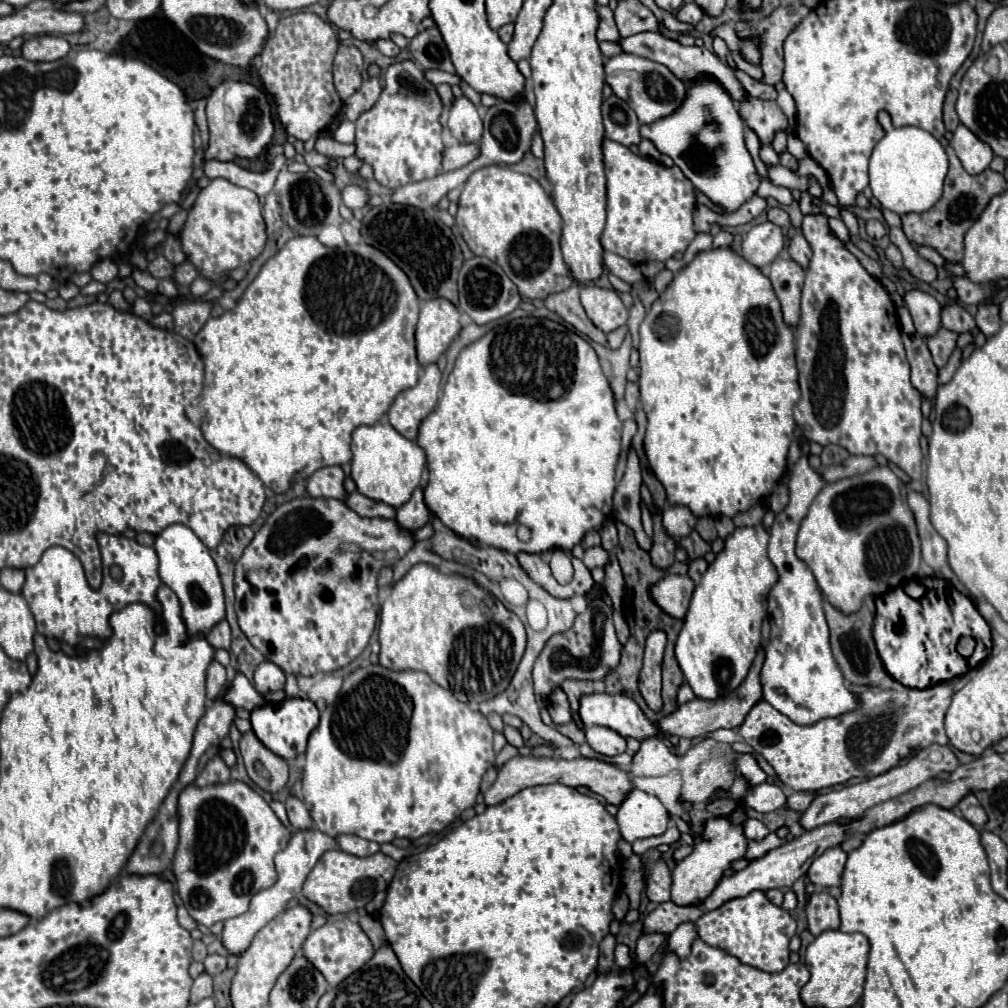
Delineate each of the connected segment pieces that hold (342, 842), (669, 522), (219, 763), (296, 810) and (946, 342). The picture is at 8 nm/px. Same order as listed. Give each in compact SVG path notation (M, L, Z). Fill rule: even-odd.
M340 834L340 836L336 836L336 842L348 854L354 854L354 856L368 856L370 854L370 842L360 836Z
M666 506L662 514L664 528L674 538L684 538L696 526L696 516L686 506Z
M220 756L212 758L206 768L200 772L196 778L196 786L208 786L208 784L218 784L218 782L228 782L230 780L230 768L224 764Z
M288 796L284 806L286 806L286 812L288 812L290 826L294 830L310 830L314 826L314 822L310 818L310 812L308 812L308 808L302 800L298 800L296 796Z
M940 328L940 330L936 332L936 336L926 338L928 348L930 348L930 352L932 352L932 358L934 358L934 364L936 364L938 368L946 366L952 350L956 348L956 340L958 340L958 334L952 334L950 330L944 330L944 328Z

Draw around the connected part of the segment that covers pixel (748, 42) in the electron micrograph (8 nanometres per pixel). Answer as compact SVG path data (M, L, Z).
M744 38L740 46L740 56L750 64L760 64L760 42L758 38Z

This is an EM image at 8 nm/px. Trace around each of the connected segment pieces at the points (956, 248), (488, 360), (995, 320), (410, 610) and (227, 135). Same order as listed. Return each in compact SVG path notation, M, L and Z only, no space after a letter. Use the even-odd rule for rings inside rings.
M946 146L946 154L950 160L950 170L944 180L944 194L932 210L926 210L924 214L902 214L902 230L908 236L910 242L914 244L924 244L934 248L946 262L960 262L962 260L962 250L964 250L964 234L980 218L984 208L990 202L990 188L988 182L982 182L980 176L968 174L960 160L956 158L952 146Z
M516 318L510 320L510 324L500 324L488 334L484 334L480 340L466 346L458 360L454 370L450 372L446 386L442 388L440 402L436 410L422 422L418 432L418 446L426 450L428 458L428 484L424 490L424 500L432 514L436 514L448 528L452 528L462 538L474 538L478 544L488 544L504 552L548 552L548 550L566 550L570 552L586 532L598 530L606 516L612 512L612 494L616 488L614 472L616 462L620 454L620 438L622 438L622 422L616 416L614 408L614 394L610 390L610 384L600 368L598 356L594 348L578 336L574 330L568 330L564 324L558 324L548 318ZM524 524L530 528L532 538L528 542L520 542L516 536L518 526Z
M982 304L978 306L978 314L976 314L976 326L978 330L990 338L992 334L996 334L996 330L1000 330L1002 326L1002 320L1000 320L1000 308L996 304Z
M432 564L412 566L392 586L392 594L380 610L378 636L384 668L426 672L436 684L468 704L504 692L526 650L526 630L514 612L494 594L480 590L474 580L460 574L442 574Z
M222 82L214 88L208 96L206 116L210 128L210 146L204 152L206 160L234 160L236 156L256 158L268 148L274 134L274 120L266 94L244 82Z

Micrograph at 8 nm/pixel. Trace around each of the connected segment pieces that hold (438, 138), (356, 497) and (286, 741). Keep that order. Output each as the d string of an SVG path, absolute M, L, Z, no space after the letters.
M414 60L394 62L384 72L382 94L376 104L356 120L356 158L370 164L378 184L400 188L410 182L434 178L442 172L442 100L436 86L426 80Z
M352 492L348 498L346 498L346 504L358 512L360 516L380 516L380 518L396 518L396 510L384 502L376 502L376 500L370 500L368 496L360 494L360 492Z
M284 698L278 704L266 704L254 708L250 722L254 734L260 738L260 742L264 742L264 746L268 746L268 750L290 760L296 758L298 754L304 754L308 736L318 724L318 708L308 698Z

